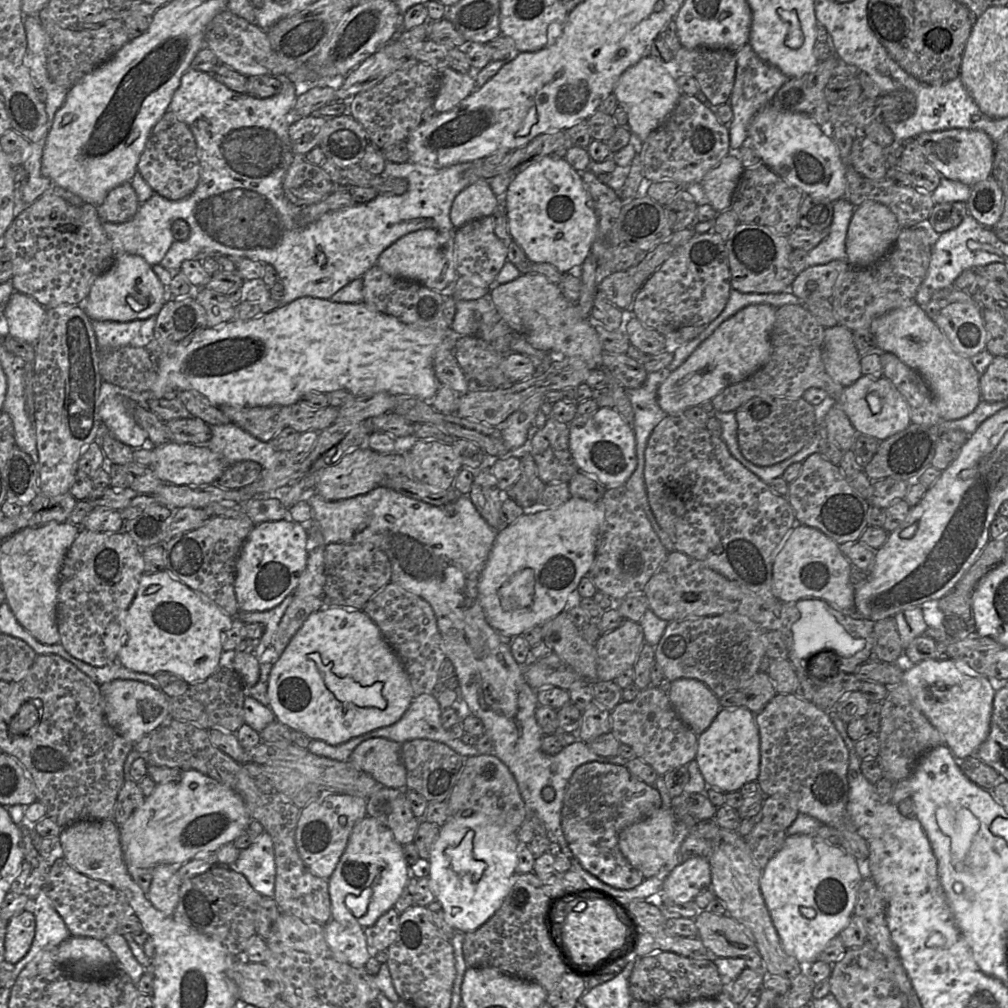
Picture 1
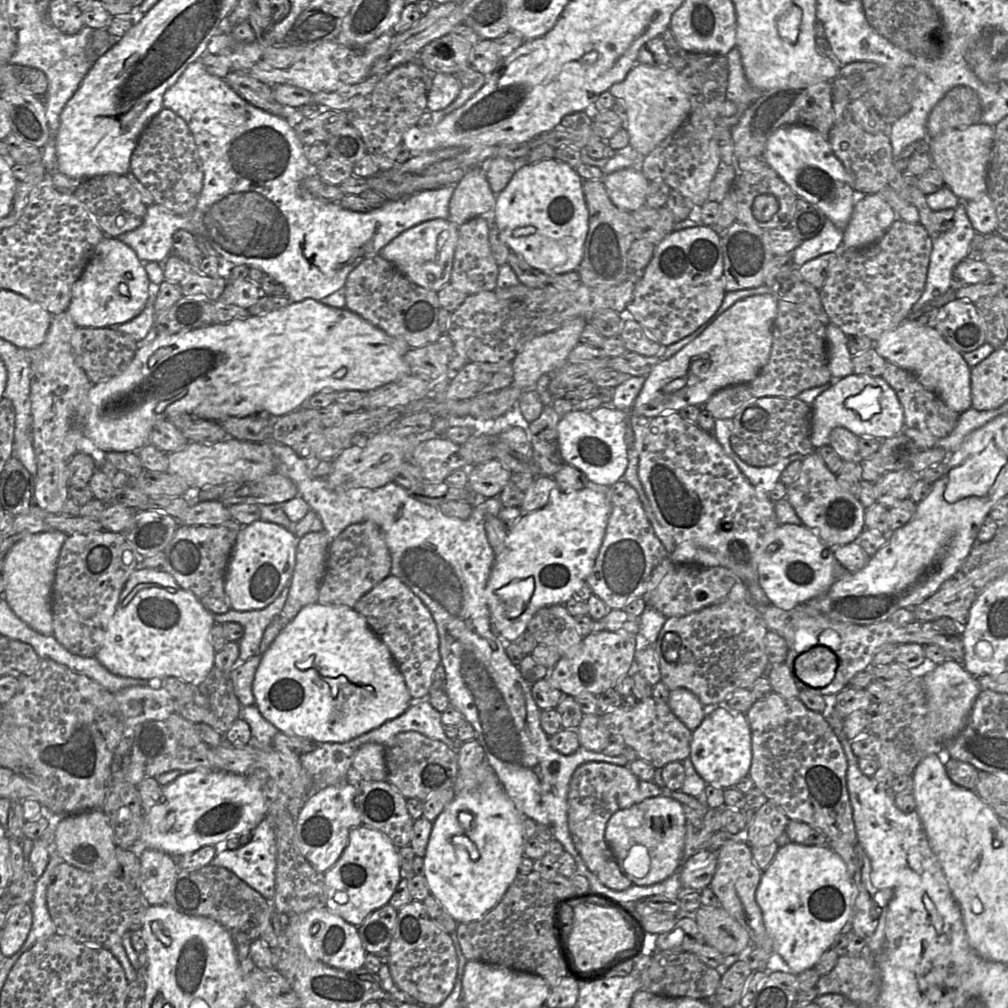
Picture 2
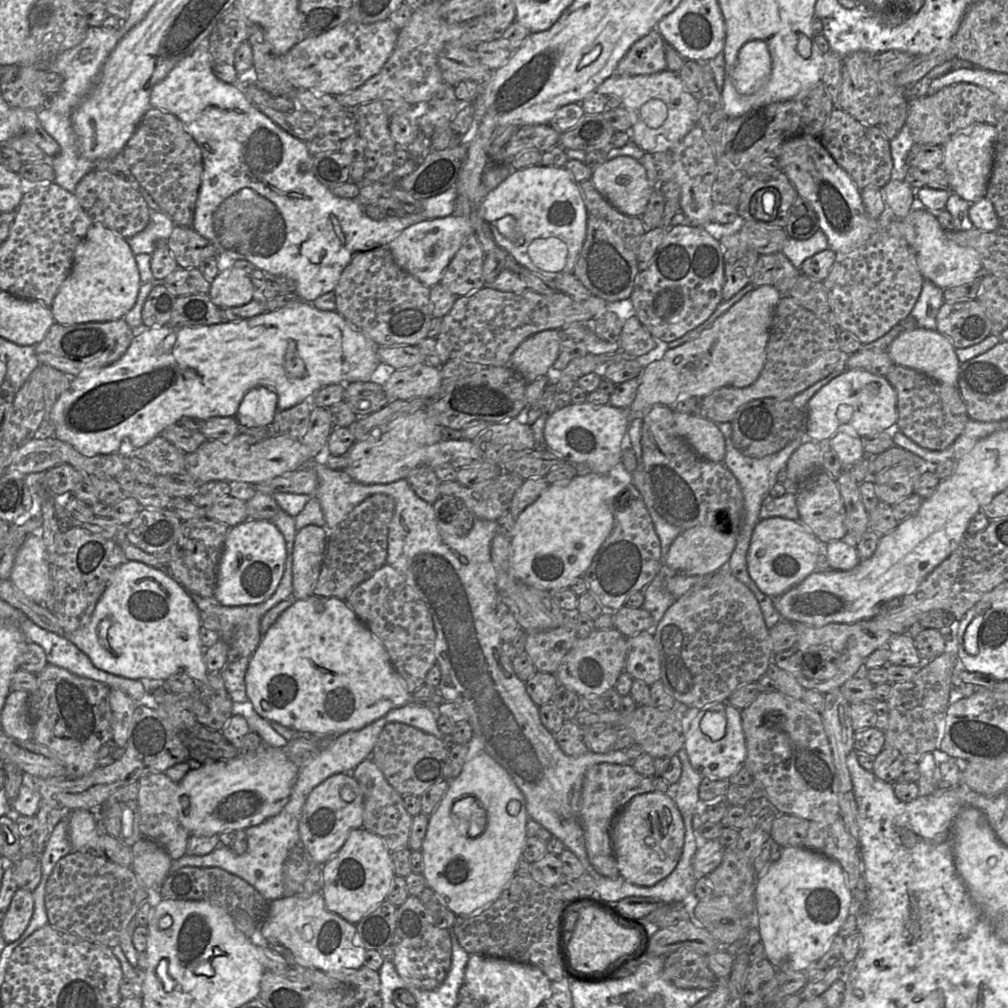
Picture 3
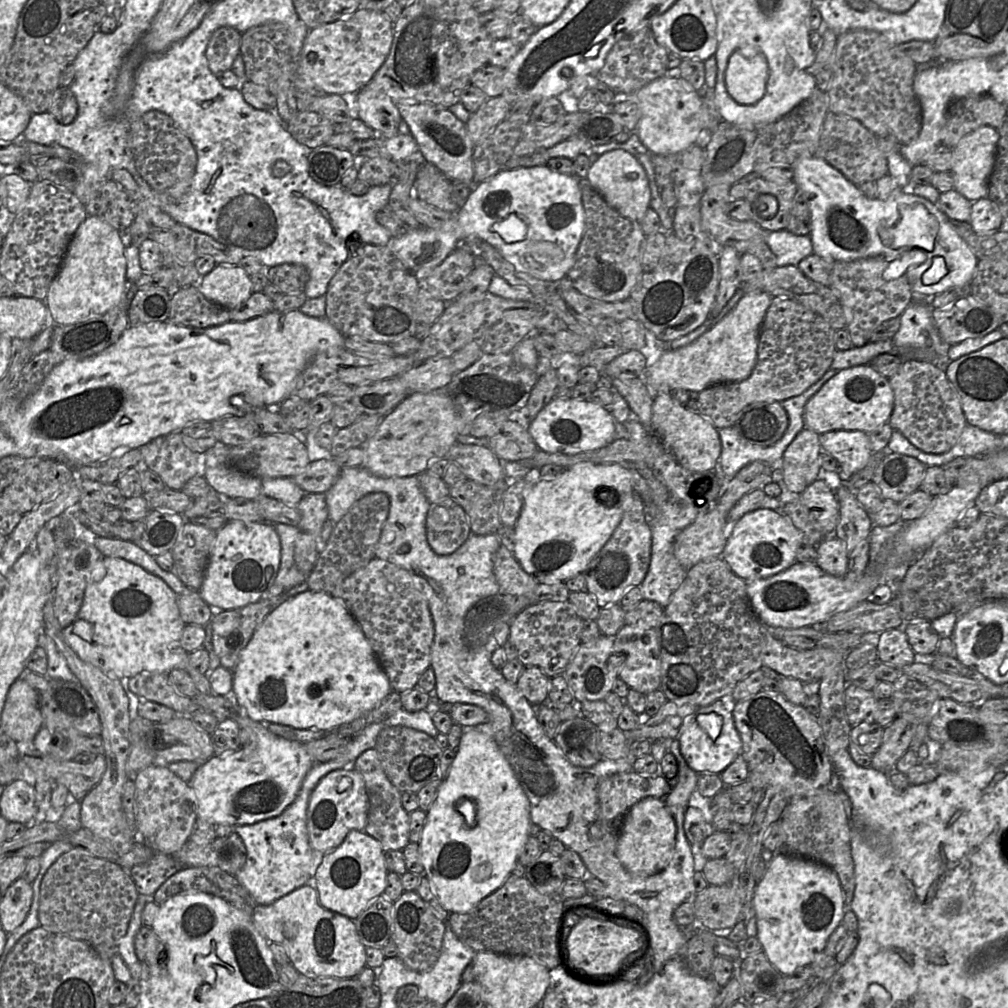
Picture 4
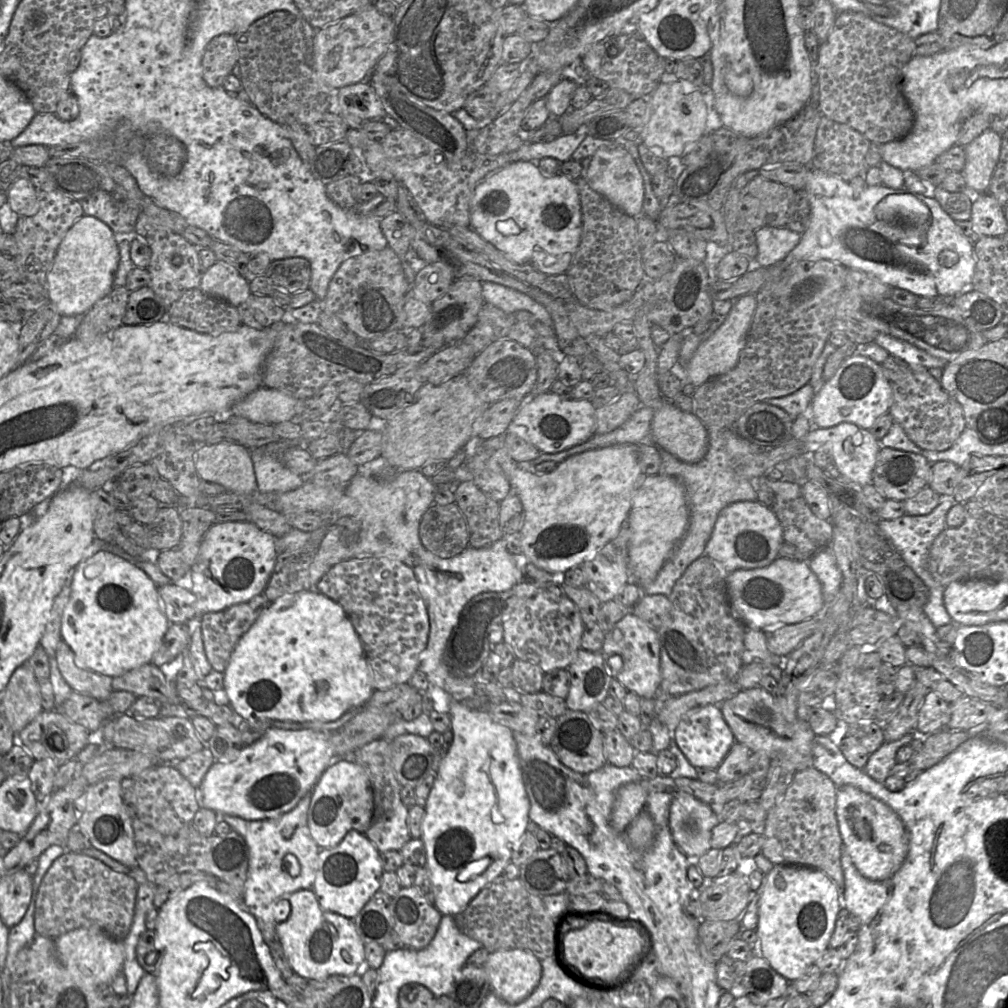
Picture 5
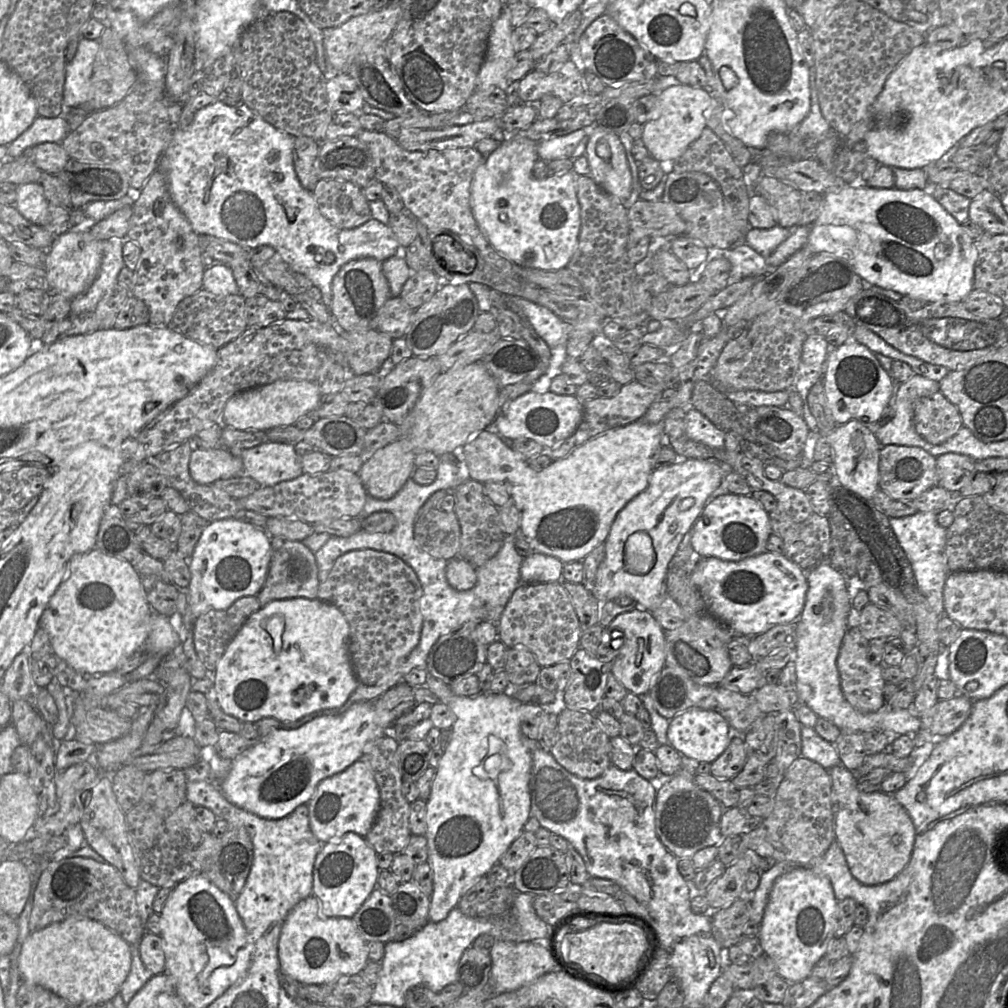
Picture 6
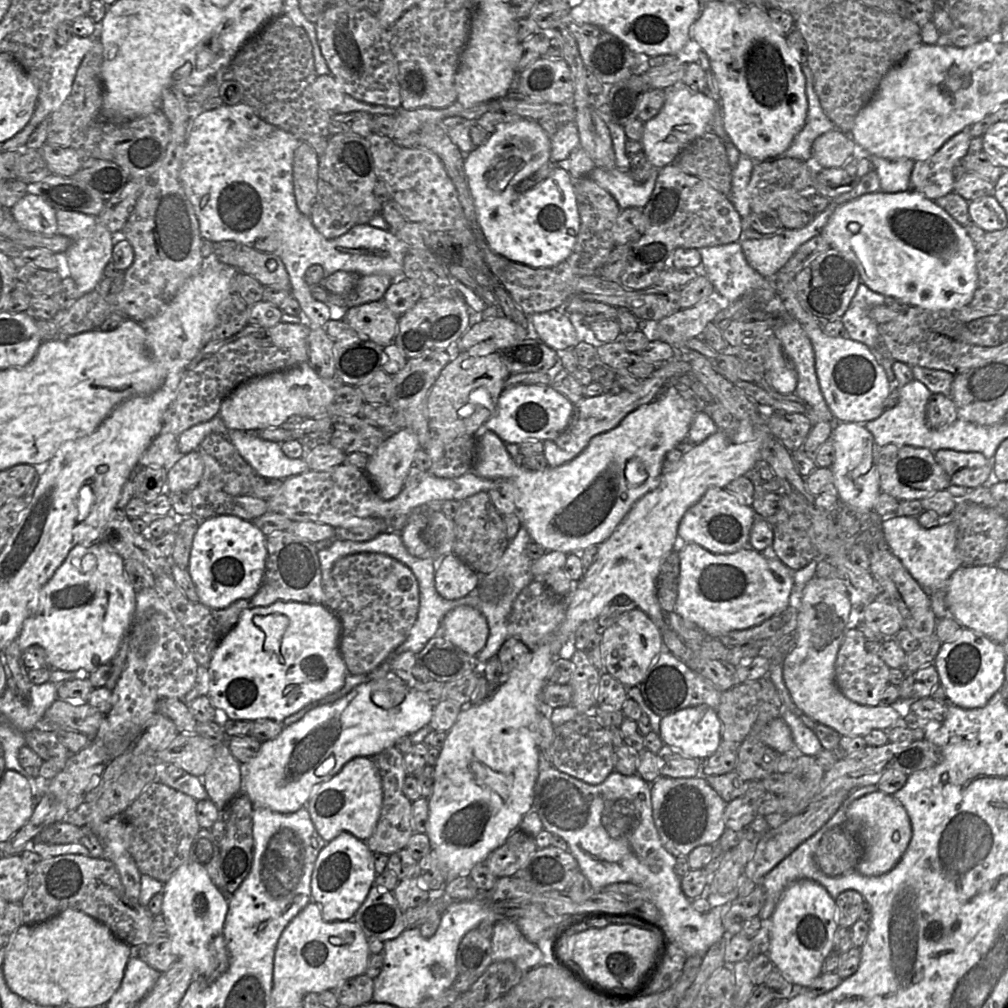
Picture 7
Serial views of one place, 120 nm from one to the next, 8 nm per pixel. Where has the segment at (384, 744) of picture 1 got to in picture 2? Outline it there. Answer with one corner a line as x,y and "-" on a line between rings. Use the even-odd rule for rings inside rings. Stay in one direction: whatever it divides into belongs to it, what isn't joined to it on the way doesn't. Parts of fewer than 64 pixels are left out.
374,742
363,744
355,753
352,768
359,779
370,781
387,780
385,746

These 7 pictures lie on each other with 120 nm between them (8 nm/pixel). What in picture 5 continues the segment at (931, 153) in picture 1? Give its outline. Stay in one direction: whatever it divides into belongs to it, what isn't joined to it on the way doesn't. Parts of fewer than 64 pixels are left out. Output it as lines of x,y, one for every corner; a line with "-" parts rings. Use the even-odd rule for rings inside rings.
990,128
964,146
966,163
962,173
970,192
988,192
999,159
1002,137

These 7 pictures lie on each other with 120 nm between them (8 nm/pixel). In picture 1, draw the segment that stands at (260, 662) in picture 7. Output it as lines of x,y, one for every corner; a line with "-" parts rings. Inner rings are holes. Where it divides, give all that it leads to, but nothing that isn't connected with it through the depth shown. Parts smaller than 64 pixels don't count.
325,606
312,613
273,663
267,684
269,708
275,720
311,740
339,745
401,719
414,693
410,678
378,626
360,609

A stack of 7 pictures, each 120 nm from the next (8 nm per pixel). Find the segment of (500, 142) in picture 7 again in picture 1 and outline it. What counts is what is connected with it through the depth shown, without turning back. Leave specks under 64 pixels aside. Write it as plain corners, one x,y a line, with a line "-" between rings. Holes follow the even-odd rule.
544,156
515,175
501,198
501,206
507,216
509,232
532,263
550,263
565,274
580,266
590,254
598,229
598,218
593,202
586,191
581,173
564,159
-
437,229
411,232
386,248
376,265
391,276
418,282
439,293
446,292
456,278
454,233

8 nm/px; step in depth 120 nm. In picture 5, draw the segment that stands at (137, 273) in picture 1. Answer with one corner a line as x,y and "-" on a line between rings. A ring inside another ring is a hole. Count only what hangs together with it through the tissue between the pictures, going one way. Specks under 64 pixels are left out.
83,215
67,231
47,273
49,303
61,316
84,315
113,289
119,259
113,230
101,220

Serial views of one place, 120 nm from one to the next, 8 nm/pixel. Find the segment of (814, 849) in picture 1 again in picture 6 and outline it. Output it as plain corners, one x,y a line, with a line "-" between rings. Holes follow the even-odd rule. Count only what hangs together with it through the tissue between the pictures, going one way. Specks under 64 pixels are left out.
794,867
775,882
759,938
764,954
771,958
785,981
794,984
810,977
814,965
826,955
837,929
837,908
830,880
809,867

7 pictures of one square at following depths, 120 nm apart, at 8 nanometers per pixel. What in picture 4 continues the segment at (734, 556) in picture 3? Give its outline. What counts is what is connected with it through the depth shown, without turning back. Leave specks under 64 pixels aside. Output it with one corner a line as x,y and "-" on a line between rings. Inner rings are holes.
795,424
788,425
783,437
775,444
761,447
751,444
744,439
735,427
718,429
721,441
721,454
719,457
720,470
723,475
723,485
745,465
753,461
763,461
772,469
782,469
782,458
787,447
802,431
802,428
795,430

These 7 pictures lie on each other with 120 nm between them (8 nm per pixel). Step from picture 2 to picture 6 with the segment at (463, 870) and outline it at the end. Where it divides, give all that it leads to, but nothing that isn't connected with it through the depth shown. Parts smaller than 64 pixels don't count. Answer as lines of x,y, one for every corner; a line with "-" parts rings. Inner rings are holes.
429,675
425,686
455,714
451,741
436,768
431,793
426,803
428,860
433,872
429,922
443,921
457,907
462,895
499,862
531,817
531,748
520,732
520,705
507,693
465,697
454,694
450,686

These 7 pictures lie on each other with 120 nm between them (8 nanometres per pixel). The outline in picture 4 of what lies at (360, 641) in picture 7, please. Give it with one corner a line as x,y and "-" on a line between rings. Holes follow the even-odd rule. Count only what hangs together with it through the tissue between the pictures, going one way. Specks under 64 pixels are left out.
375,557
346,577
330,595
342,600
360,625
388,677
392,691
402,693
417,687
420,676
430,667
434,624
427,601
416,588
411,575
399,566

